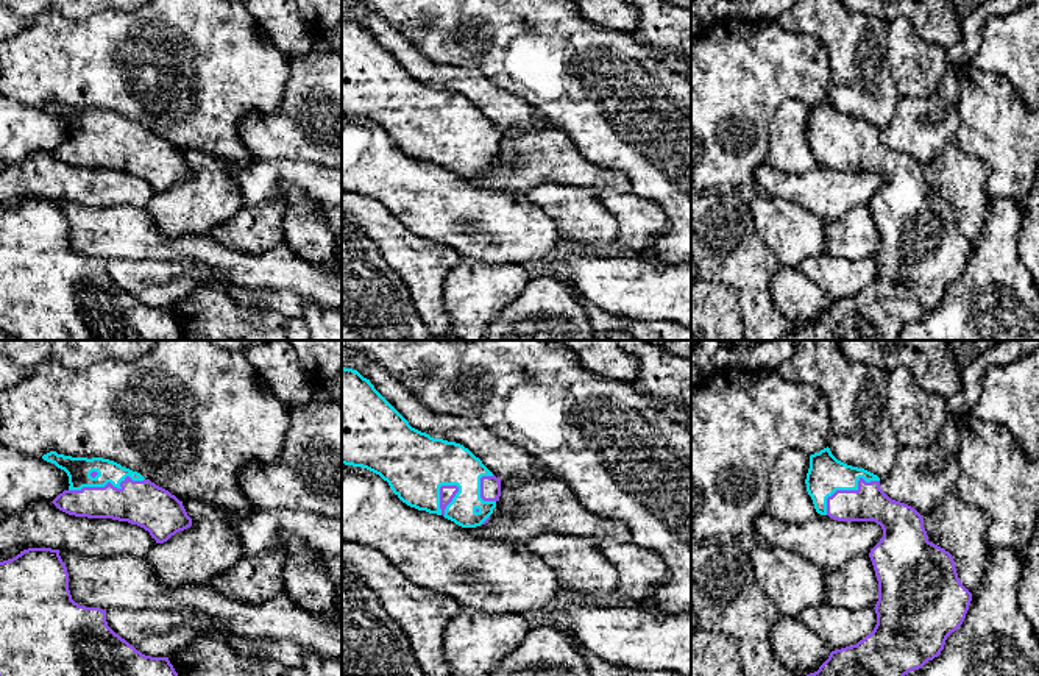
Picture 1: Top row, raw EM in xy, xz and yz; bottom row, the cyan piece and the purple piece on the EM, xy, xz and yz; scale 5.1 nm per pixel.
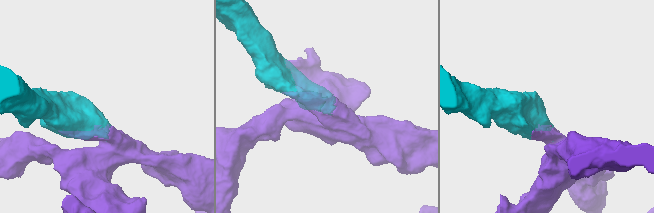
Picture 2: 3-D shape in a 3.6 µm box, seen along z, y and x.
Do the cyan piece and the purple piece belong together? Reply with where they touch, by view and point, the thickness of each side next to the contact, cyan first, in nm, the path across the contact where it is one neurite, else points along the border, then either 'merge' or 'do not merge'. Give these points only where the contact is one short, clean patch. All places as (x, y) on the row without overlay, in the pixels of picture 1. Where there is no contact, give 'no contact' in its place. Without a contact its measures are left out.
contact xy (106, 133); calibres 130 and 240 nm; merge

